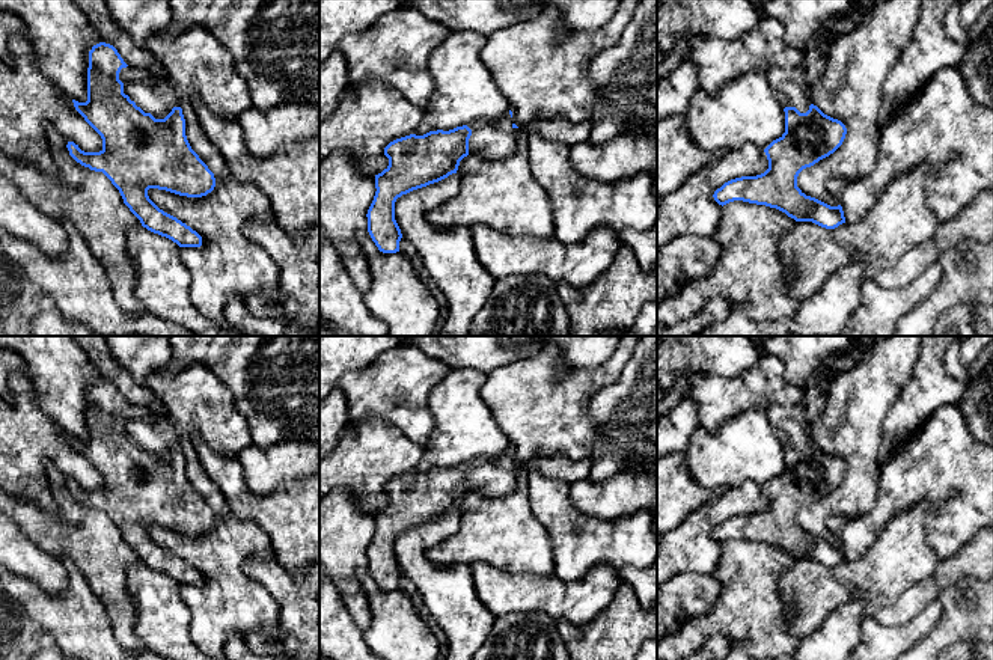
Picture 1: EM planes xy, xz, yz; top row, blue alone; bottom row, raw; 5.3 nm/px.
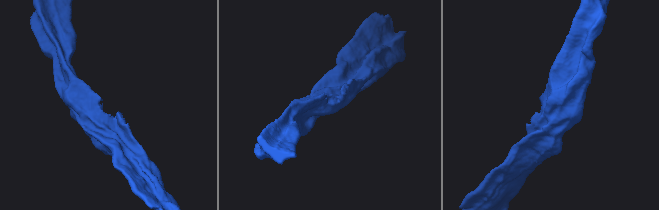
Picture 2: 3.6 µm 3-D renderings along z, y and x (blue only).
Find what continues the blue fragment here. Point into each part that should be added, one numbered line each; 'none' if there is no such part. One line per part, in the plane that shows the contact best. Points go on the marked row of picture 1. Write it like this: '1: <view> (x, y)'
1: xy (196, 64)

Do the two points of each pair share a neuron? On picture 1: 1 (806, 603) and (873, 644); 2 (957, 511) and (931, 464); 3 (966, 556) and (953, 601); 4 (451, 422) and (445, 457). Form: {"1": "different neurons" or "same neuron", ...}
{"1": "different neurons", "2": "same neuron", "3": "different neurons", "4": "same neuron"}

